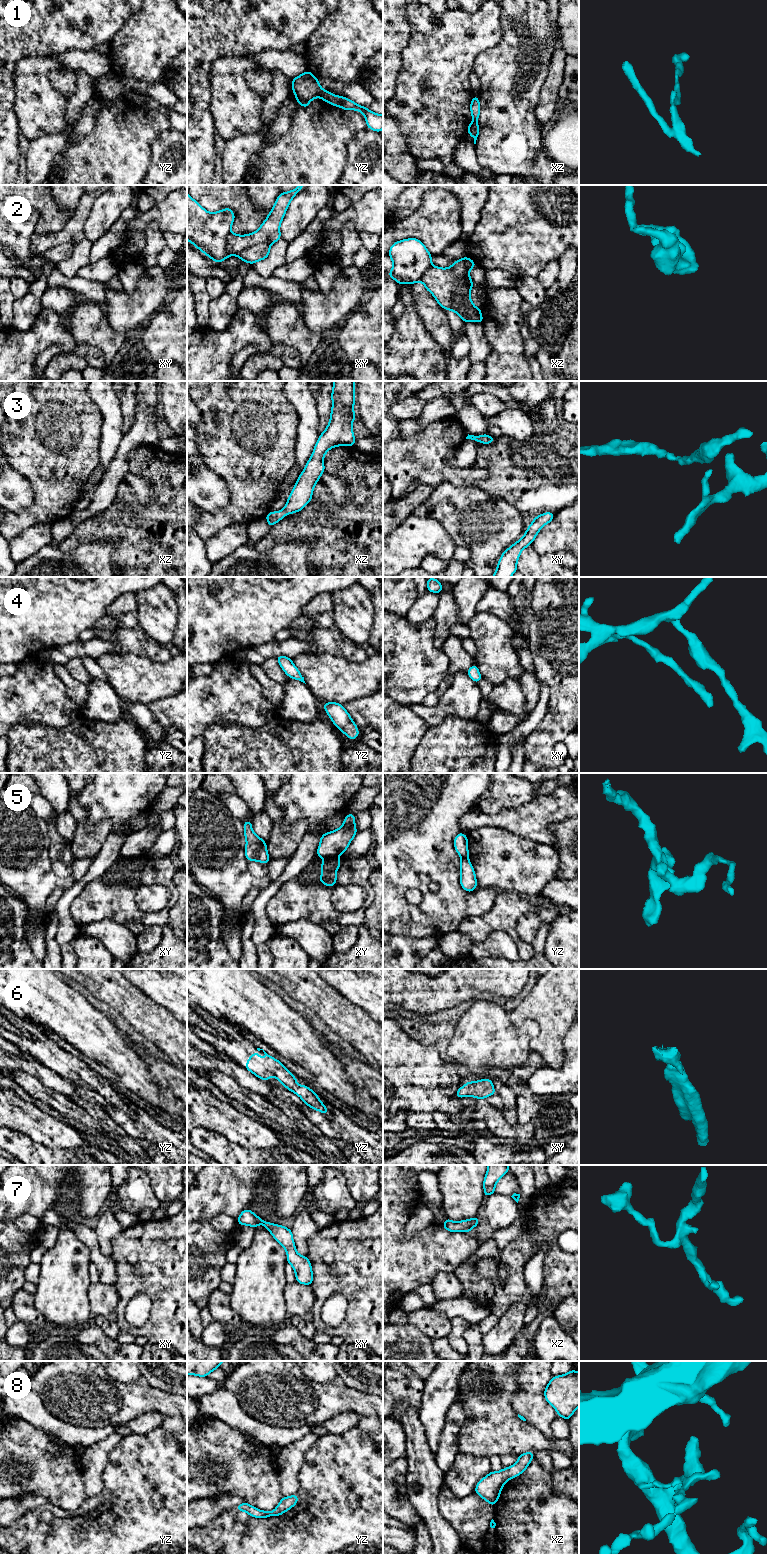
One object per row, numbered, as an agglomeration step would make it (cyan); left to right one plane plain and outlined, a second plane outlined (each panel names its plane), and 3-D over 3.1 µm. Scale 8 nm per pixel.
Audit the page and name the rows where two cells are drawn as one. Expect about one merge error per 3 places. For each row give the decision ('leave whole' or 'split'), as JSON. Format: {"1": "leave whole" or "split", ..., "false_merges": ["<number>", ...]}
{"1": "split", "2": "split", "3": "leave whole", "4": "leave whole", "5": "split", "6": "leave whole", "7": "leave whole", "8": "leave whole", "false_merges": ["1", "2", "5"]}

